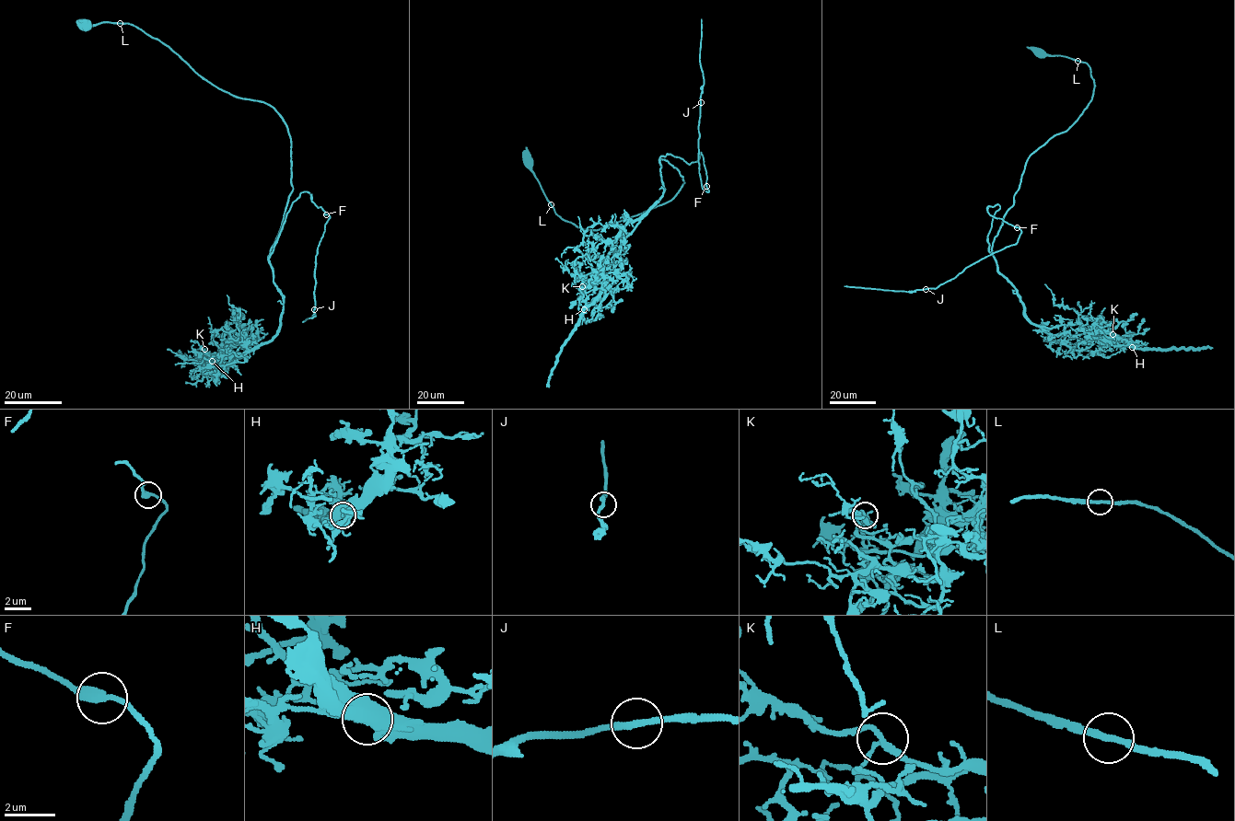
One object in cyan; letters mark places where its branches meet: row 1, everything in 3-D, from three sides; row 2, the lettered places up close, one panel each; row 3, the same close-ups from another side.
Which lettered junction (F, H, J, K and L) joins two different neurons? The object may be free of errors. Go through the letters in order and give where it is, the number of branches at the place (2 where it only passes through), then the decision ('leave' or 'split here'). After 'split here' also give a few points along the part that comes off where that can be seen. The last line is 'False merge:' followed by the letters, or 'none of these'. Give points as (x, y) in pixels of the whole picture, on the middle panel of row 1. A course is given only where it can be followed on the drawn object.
F: place (706, 186); branches 2; leave
H: place (584, 309); branches 2; split here; course (584, 309), (600, 292), (603, 268), (574, 250)
J: place (701, 102); branches 2; leave
K: place (582, 286); branches 2; leave
L: place (551, 204); branches 2; leave
False merge: H

